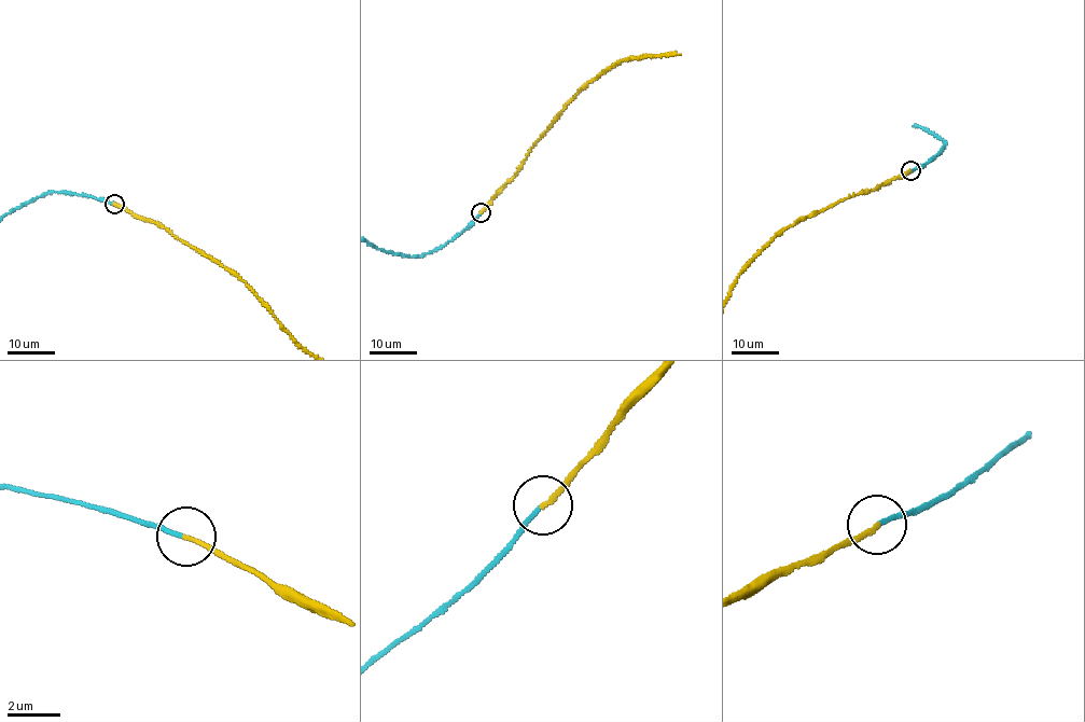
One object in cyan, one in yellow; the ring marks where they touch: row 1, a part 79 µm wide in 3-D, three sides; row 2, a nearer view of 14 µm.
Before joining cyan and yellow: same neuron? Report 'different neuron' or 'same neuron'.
same neuron

